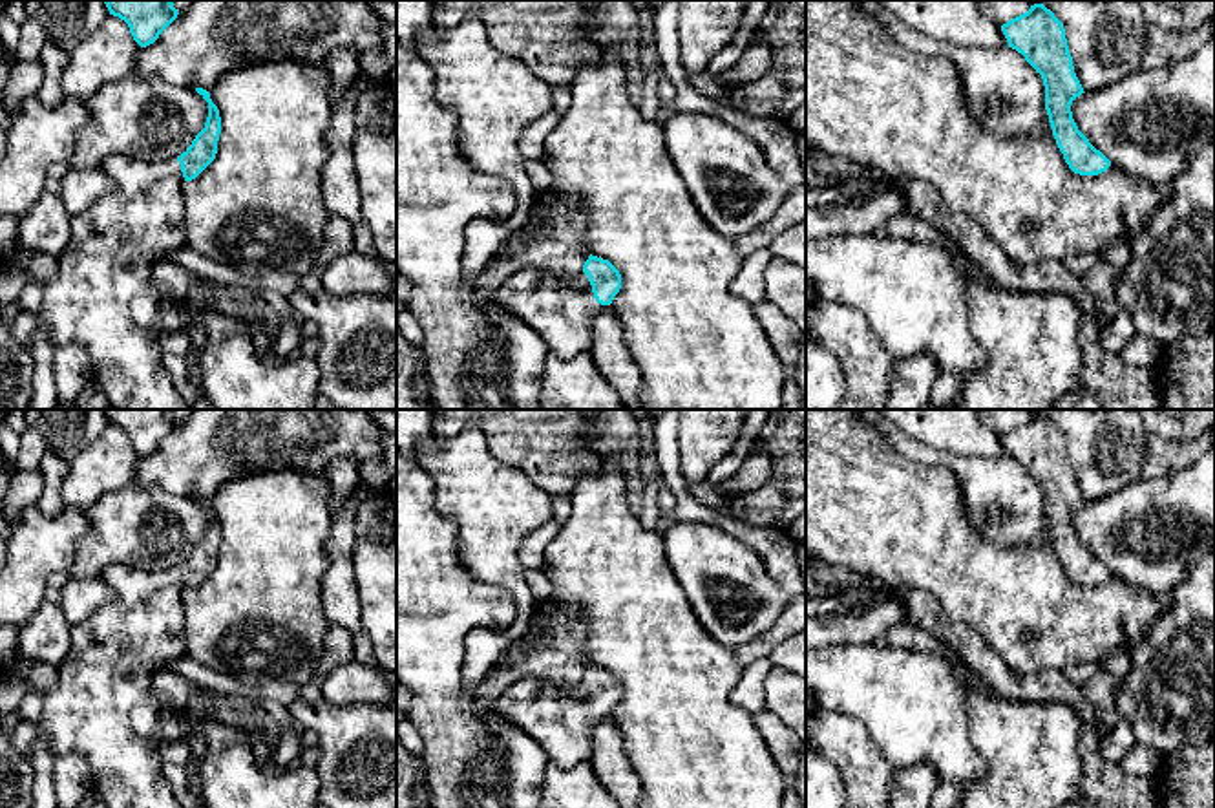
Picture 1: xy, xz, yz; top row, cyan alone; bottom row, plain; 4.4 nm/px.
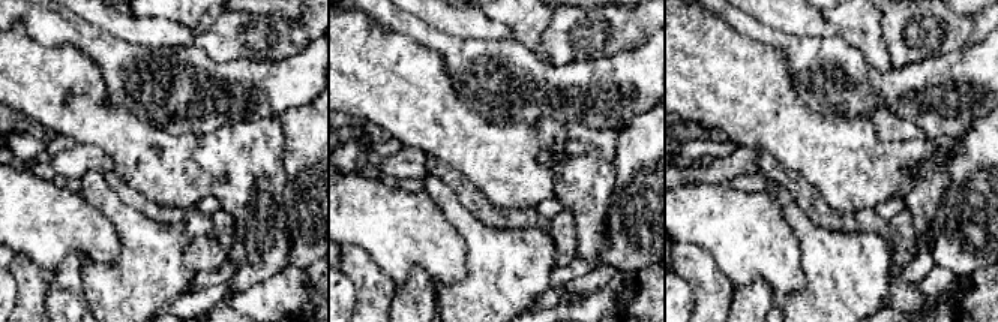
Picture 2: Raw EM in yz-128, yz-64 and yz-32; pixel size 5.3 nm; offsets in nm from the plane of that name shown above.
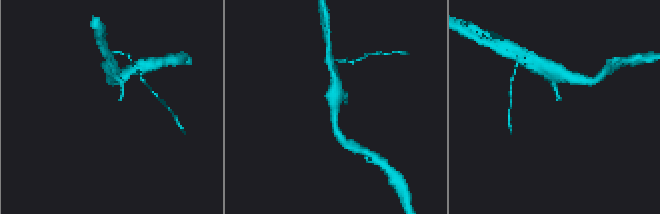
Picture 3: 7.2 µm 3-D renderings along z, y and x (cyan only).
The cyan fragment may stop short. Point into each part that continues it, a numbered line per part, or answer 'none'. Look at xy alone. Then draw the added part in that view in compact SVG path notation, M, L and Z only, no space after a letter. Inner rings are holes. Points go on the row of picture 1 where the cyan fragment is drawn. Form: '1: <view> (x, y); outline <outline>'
1: xy (103, 298); outline M111 155L99 166L115 188L88 210L71 216L71 238L57 258L57 274L44 283L37 314L55 351L77 344L91 360L93 382L113 409L192 409L163 364L159 346L161 291L152 280L164 256L185 247L186 185L177 159L152 163Z

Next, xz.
1: xz (559, 309); outline M524 269L491 294L502 309L530 325L559 358L590 351L590 324L599 303L585 272L561 278Z

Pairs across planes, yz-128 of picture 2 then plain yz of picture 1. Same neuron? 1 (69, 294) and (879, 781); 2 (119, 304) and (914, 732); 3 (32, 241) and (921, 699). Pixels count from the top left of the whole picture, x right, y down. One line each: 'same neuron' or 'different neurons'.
1: different neurons
2: different neurons
3: same neuron

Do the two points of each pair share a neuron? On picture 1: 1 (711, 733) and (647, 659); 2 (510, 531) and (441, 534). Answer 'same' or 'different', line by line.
1: same
2: different

